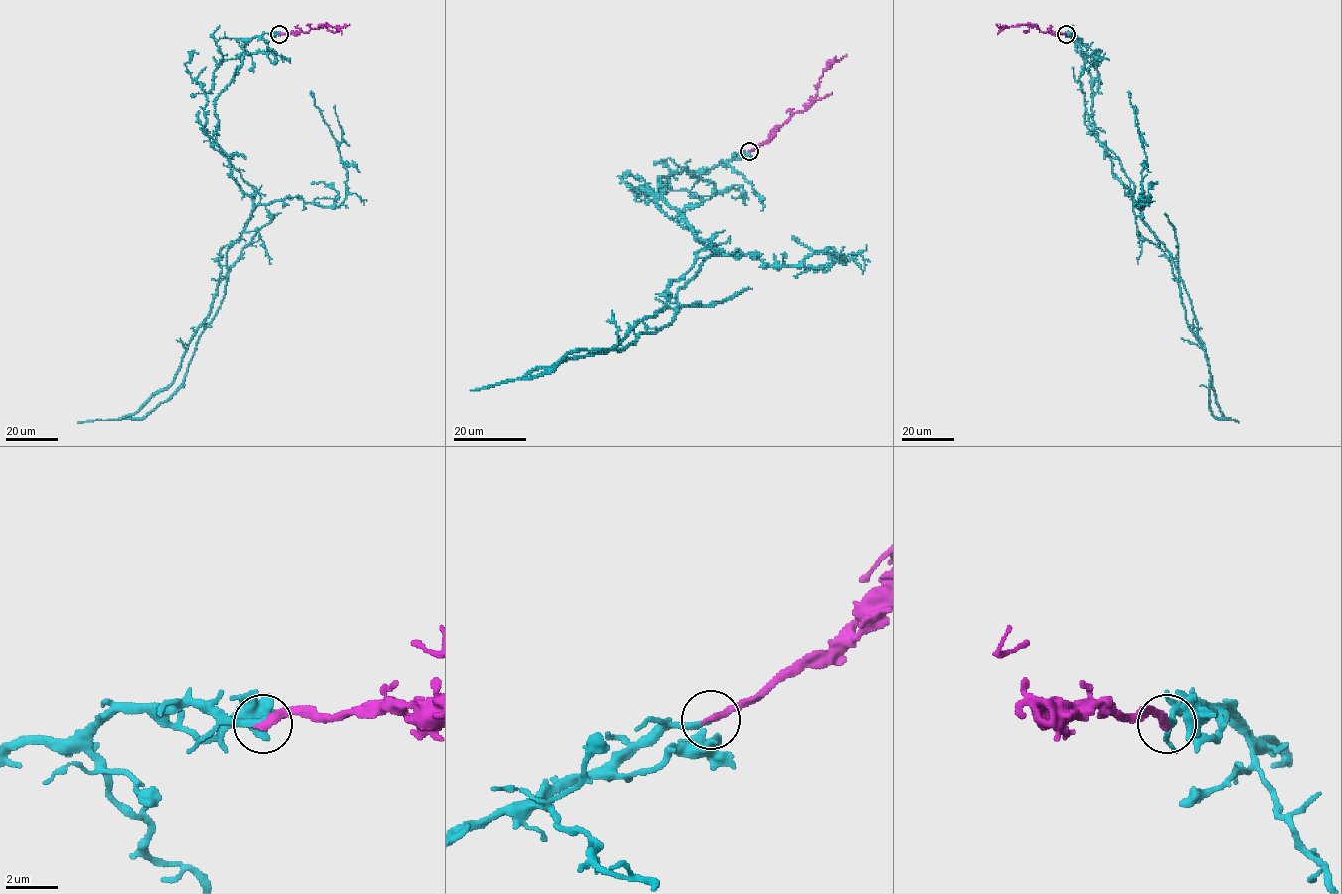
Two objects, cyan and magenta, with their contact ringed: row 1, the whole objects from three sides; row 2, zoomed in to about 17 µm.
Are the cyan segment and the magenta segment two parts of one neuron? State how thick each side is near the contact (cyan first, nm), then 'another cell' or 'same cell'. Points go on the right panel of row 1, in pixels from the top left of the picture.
240/300 nm | same cell

